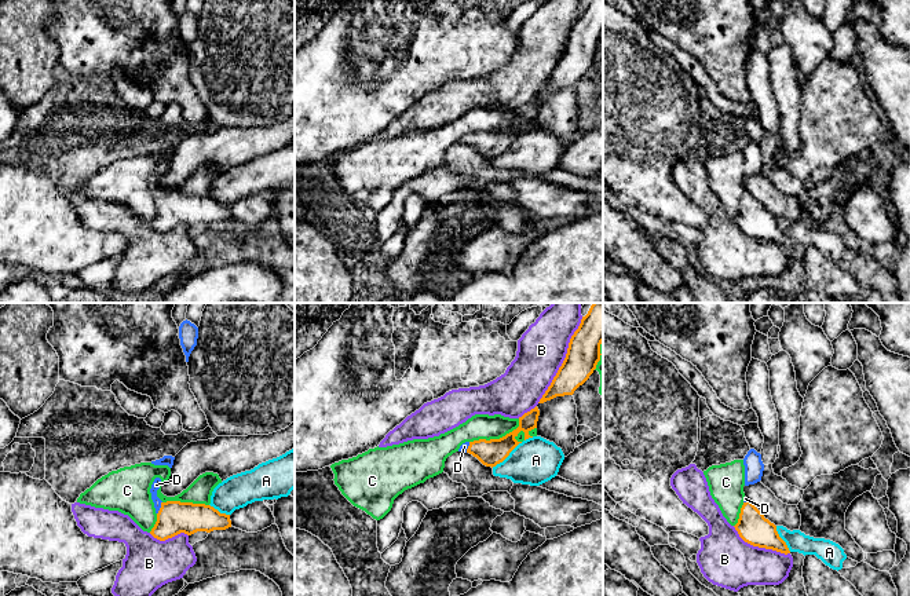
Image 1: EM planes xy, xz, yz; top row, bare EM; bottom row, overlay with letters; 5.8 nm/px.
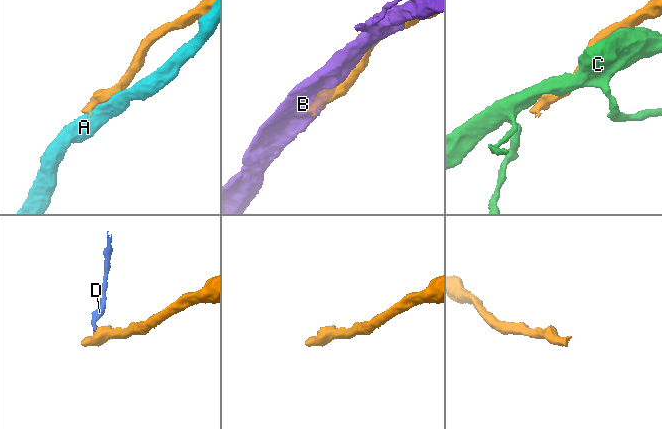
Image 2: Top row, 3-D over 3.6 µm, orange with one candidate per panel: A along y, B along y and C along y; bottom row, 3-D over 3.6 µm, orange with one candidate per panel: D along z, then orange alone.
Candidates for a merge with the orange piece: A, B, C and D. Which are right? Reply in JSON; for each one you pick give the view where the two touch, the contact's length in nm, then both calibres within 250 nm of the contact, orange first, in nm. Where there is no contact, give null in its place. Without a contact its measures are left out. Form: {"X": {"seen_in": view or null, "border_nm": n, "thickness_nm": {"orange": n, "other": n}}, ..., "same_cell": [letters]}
{"D": {"seen_in": "xy", "border_nm": 80, "thickness_nm": {"orange": 190, "other": 50}}, "same_cell": ["D"]}

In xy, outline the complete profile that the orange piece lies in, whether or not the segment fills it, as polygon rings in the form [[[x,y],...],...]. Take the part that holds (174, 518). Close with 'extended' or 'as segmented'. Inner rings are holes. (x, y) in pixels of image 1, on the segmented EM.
[[[156,478],[150,489],[157,513],[157,522],[150,531],[154,538],[165,541],[180,533],[191,535],[197,531],[211,533],[231,527],[230,515],[220,513],[211,505],[180,501],[162,502],[157,497],[160,486],[161,479]]]; extended

